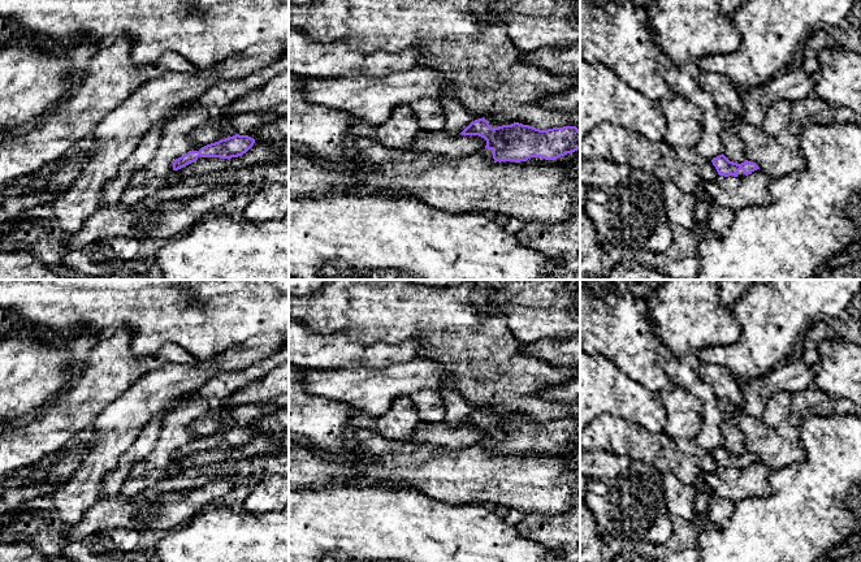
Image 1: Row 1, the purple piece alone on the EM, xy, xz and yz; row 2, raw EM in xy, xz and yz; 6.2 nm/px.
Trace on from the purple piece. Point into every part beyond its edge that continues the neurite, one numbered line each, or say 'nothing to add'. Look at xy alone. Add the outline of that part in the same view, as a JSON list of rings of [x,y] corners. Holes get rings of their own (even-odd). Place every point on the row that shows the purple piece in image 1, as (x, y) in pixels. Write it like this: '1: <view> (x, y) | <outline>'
nothing to add

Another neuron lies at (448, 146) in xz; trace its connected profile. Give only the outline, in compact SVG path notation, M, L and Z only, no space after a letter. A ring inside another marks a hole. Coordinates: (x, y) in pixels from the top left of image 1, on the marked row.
M421 130L408 151L434 154L445 160L457 160L485 148L486 140L479 135L450 134Z

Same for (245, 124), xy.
M287 104L278 105L265 113L260 113L260 112L241 113L232 120L232 127L235 134L250 135L263 125L273 122L285 116L289 116Z

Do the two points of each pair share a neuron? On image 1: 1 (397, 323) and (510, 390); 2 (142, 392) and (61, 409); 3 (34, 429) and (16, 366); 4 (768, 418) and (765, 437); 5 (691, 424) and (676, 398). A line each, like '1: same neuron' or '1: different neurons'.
1: same neuron
2: different neurons
3: different neurons
4: different neurons
5: same neuron

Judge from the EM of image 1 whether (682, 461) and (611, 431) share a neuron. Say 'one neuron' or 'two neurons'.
one neuron

